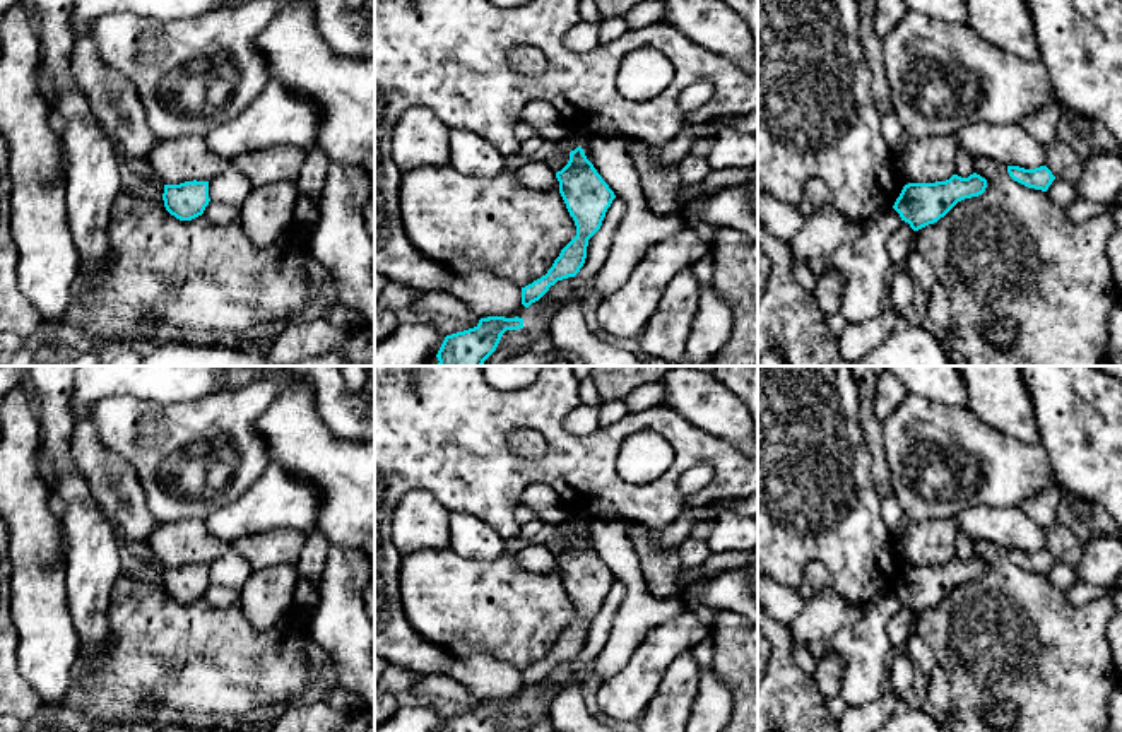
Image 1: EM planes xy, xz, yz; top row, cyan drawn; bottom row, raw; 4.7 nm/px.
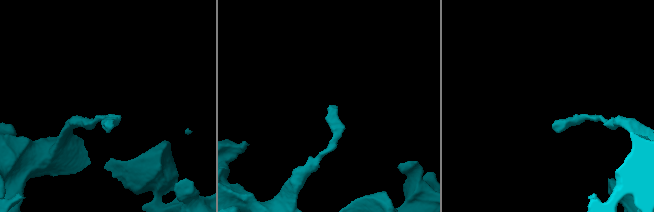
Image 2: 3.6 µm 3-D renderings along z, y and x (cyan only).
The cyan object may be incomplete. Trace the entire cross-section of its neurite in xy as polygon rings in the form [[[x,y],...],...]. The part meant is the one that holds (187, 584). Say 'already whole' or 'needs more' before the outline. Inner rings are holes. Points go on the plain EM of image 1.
needs more | [[[202,520],[164,522],[147,544],[164,568],[164,590],[180,604],[192,604],[209,588],[209,566],[227,552],[229,542],[216,539]]]

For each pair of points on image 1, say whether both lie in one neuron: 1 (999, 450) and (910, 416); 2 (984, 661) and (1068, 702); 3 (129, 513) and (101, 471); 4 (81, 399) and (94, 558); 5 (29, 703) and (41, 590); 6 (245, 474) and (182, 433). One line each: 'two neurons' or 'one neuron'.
1: one neuron
2: one neuron
3: one neuron
4: two neurons
5: two neurons
6: one neuron

